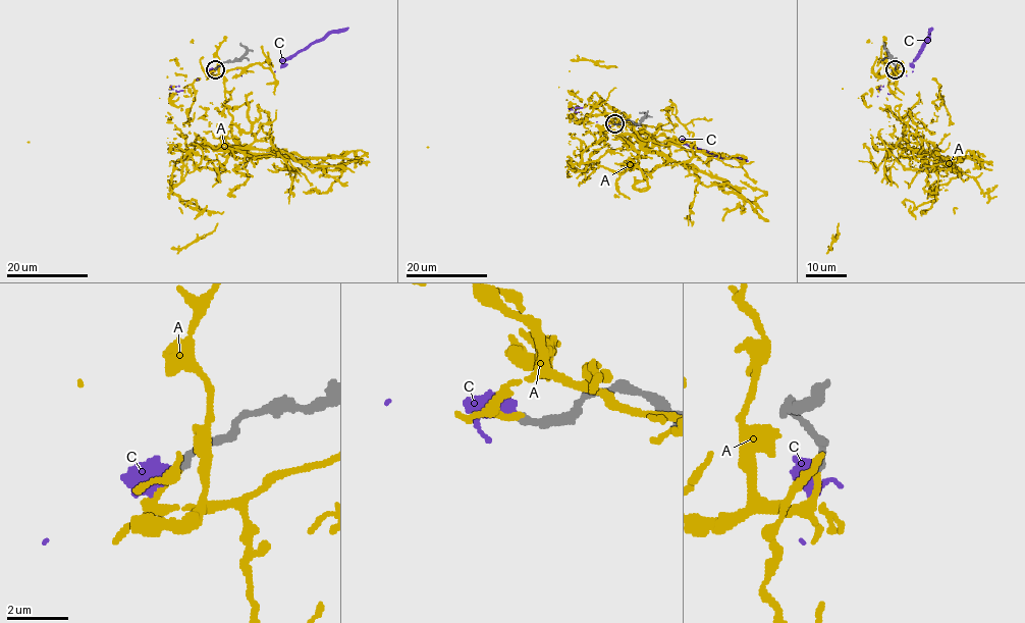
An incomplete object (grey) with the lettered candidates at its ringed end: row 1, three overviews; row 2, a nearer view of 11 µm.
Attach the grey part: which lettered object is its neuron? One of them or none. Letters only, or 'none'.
A

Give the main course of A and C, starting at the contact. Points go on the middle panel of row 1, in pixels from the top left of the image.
A: (615, 123), (629, 118), (638, 152), (616, 137), (590, 156), (582, 179), (568, 176), (565, 160), (427, 148)
C: (614, 123), (638, 125), (718, 157), (748, 161)

